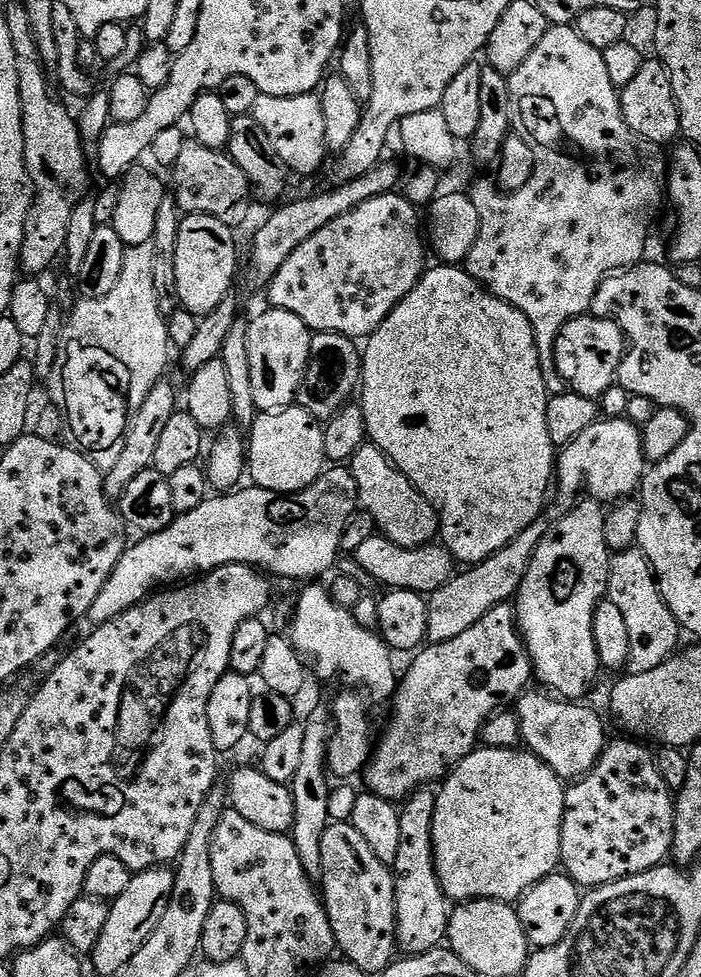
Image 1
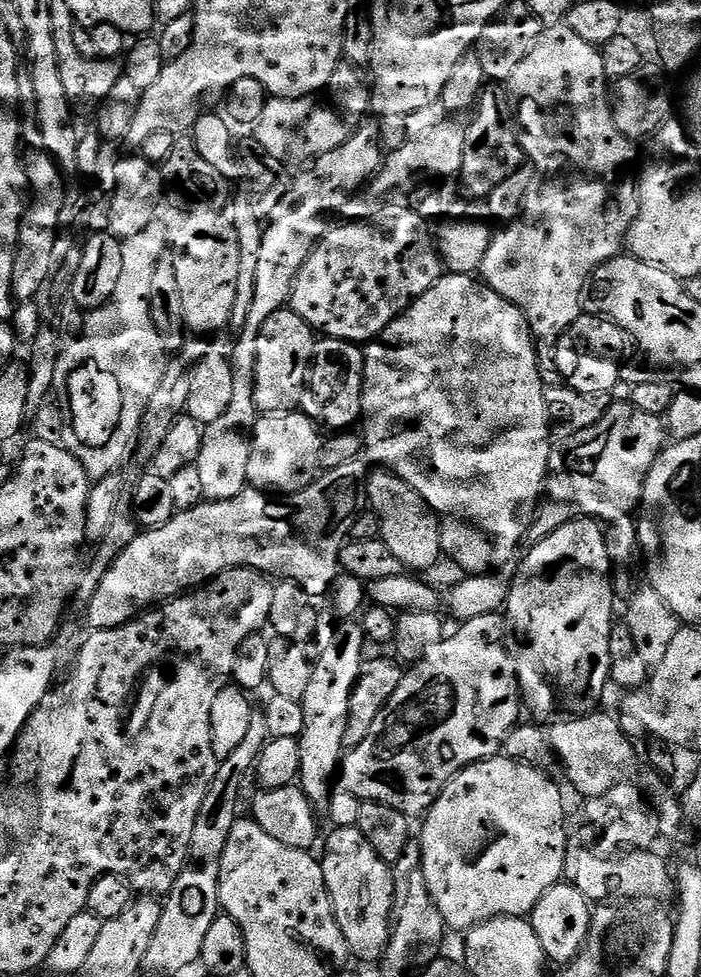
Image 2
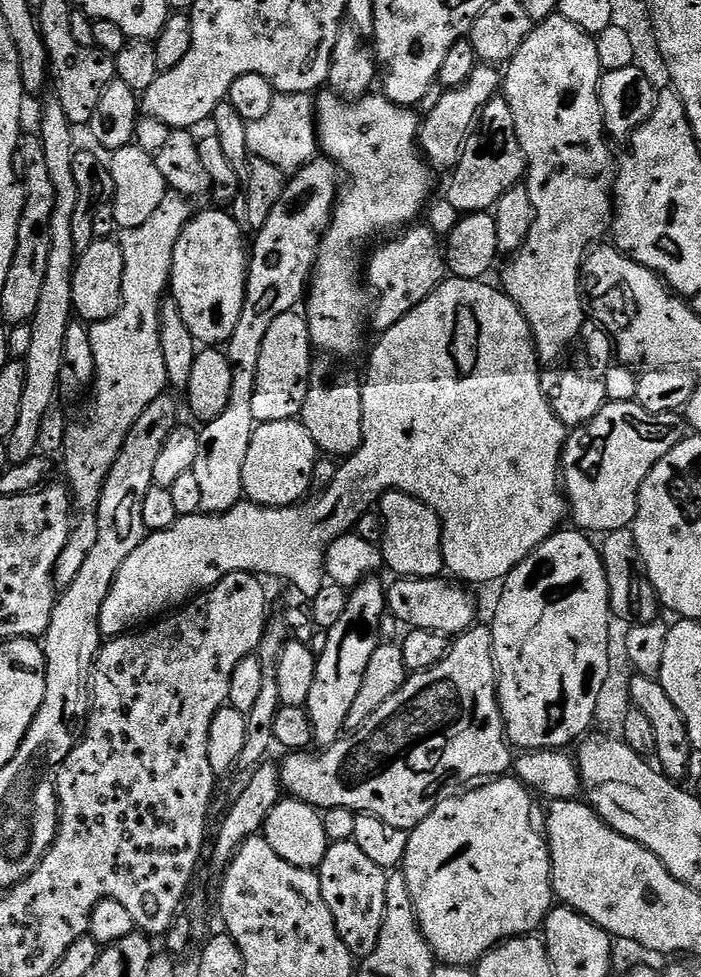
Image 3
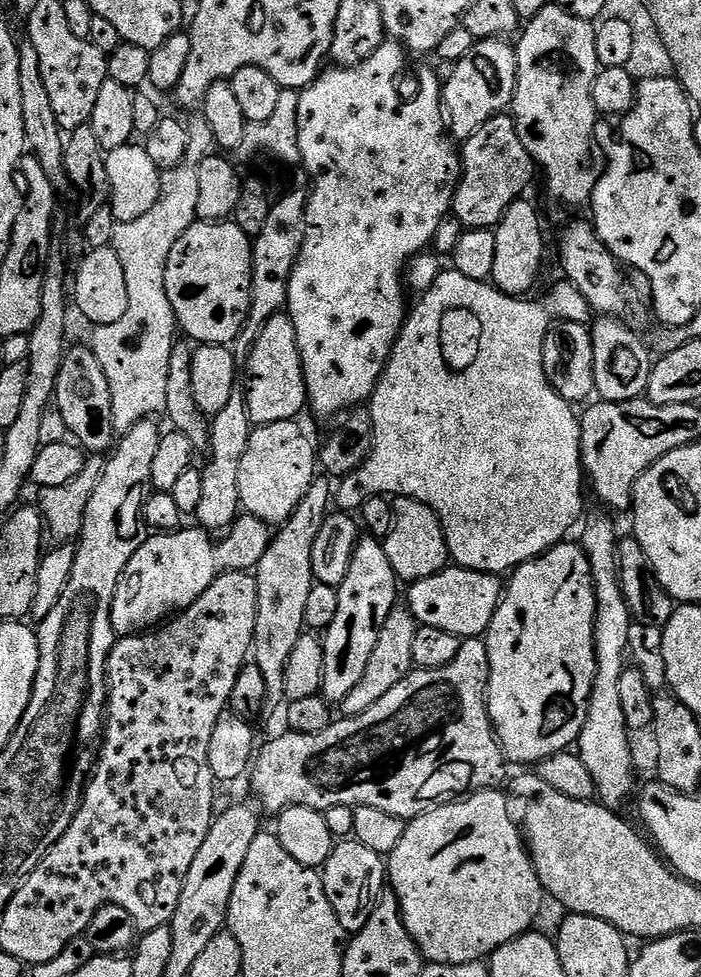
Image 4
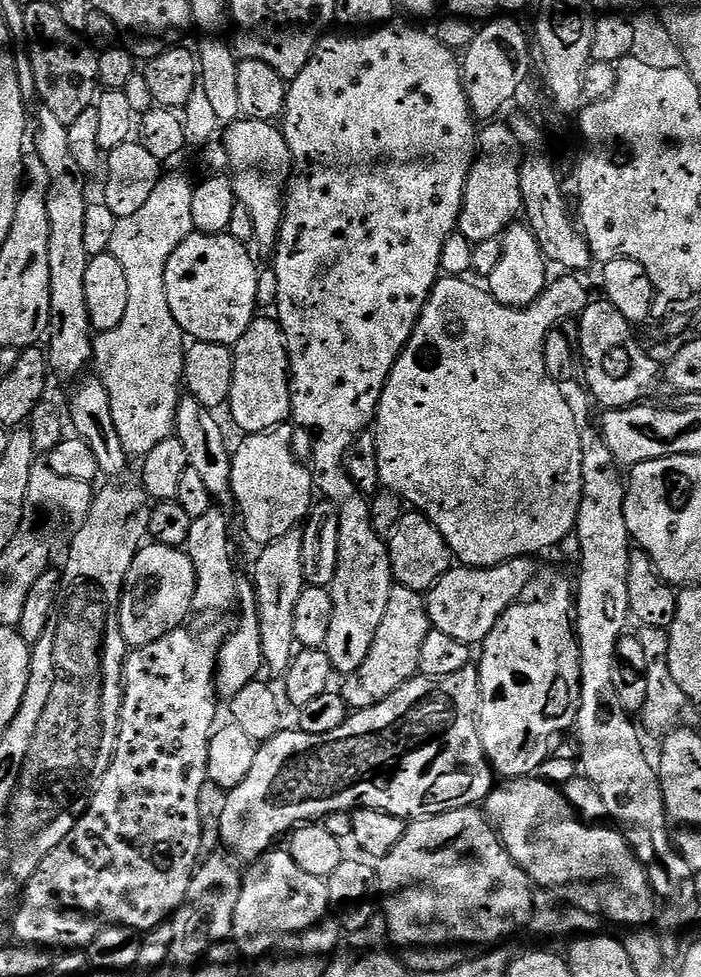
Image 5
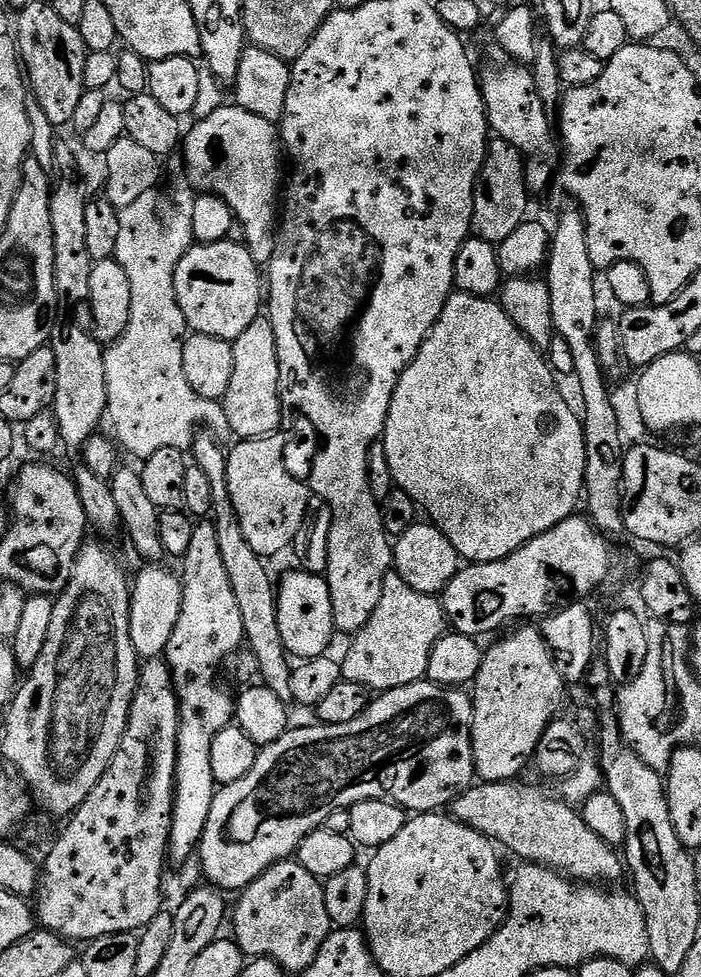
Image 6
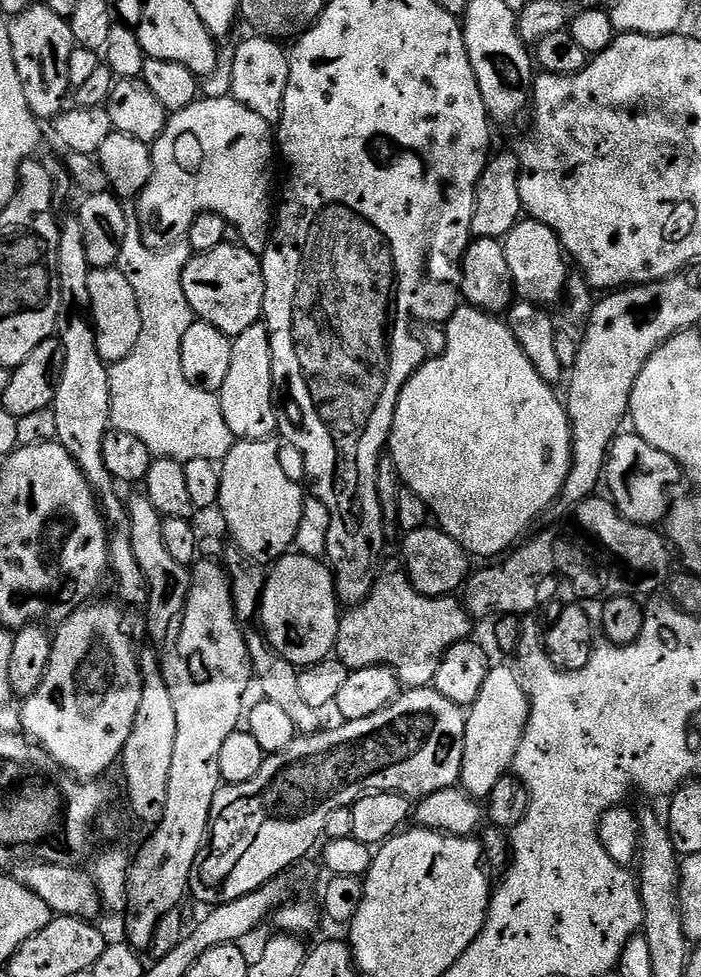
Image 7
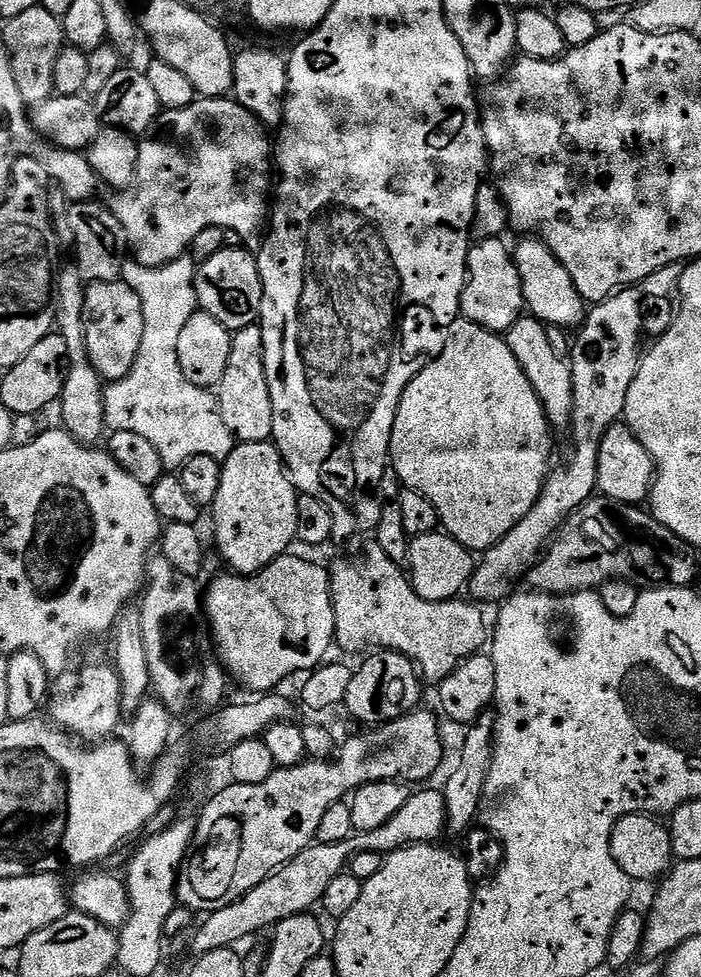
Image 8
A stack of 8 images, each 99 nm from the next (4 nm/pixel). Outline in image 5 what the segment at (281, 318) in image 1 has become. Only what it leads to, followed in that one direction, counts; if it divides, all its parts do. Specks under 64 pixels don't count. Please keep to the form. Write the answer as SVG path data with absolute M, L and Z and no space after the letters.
M257 315L246 334L232 348L234 382L226 405L241 433L269 432L289 423L292 415L292 378L288 367L288 343L279 320L271 315Z

